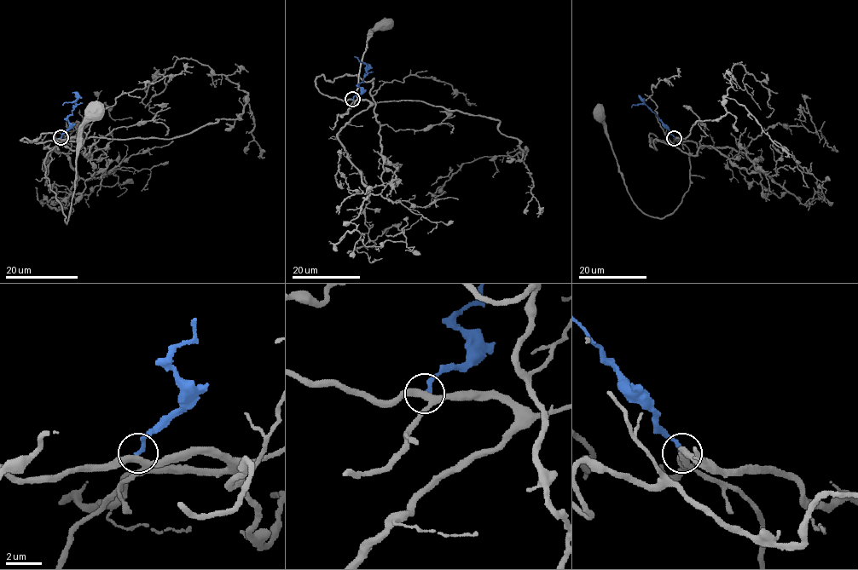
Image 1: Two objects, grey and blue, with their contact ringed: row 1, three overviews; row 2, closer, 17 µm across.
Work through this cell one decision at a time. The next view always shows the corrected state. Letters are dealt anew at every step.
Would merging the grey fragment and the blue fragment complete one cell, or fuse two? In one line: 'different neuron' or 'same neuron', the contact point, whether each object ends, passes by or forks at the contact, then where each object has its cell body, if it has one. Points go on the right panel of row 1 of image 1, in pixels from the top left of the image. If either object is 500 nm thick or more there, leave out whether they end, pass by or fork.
different neuron; place (674, 138); grey forks; blue ends; soma grey (599, 114); soma blue none

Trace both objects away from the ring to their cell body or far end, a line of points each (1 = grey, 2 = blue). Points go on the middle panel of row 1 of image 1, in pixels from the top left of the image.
1: (352, 99), (349, 108), (337, 115), (347, 112), (356, 98), (367, 38), (387, 25)
2: (352, 99), (360, 92), (358, 84), (367, 73), (366, 65), (354, 56)

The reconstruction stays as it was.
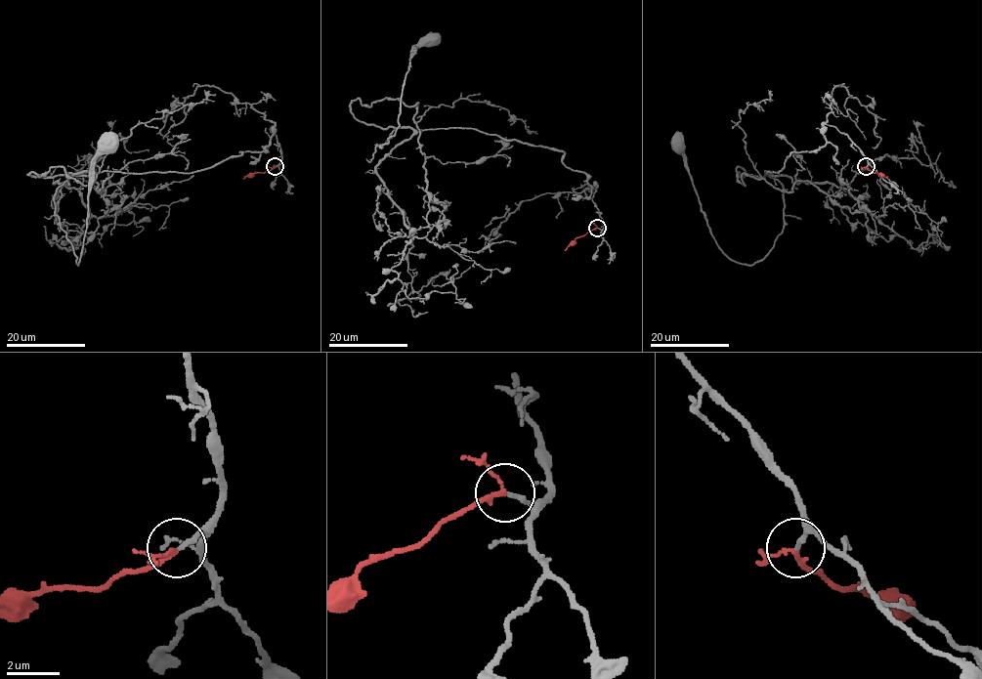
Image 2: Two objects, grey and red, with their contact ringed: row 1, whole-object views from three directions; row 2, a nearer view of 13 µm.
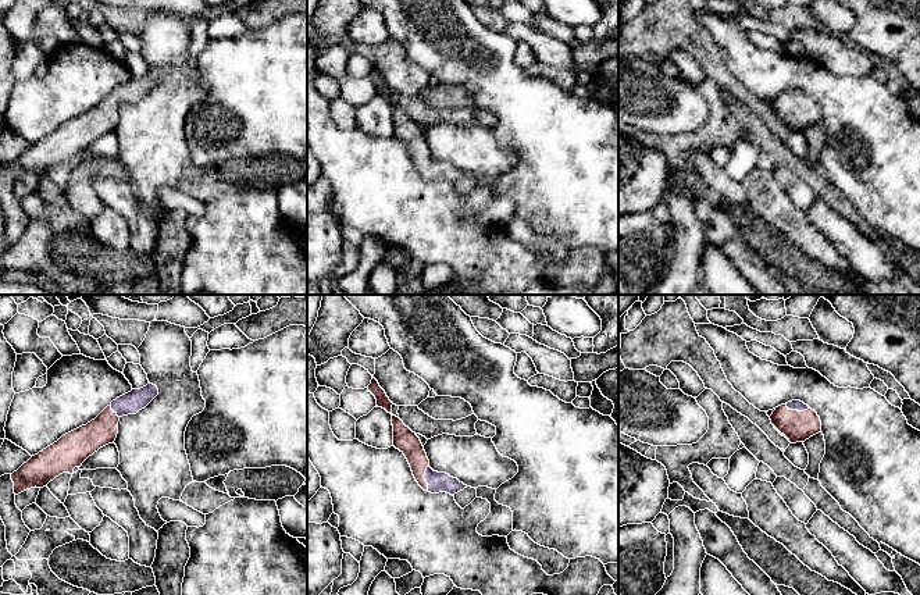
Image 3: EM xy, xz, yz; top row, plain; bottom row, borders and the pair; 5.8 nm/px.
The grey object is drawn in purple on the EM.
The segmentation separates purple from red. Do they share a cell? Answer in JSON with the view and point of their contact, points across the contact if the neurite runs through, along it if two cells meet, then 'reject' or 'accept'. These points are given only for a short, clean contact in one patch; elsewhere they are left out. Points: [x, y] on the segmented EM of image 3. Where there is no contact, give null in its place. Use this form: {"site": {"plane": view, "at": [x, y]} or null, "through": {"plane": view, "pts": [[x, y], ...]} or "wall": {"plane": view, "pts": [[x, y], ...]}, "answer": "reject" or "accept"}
{"site": {"plane": "xz", "at": [424, 477]}, "through": {"plane": "xz", "pts": [[437, 481], [424, 477], [414, 451], [405, 439]]}, "answer": "accept"}

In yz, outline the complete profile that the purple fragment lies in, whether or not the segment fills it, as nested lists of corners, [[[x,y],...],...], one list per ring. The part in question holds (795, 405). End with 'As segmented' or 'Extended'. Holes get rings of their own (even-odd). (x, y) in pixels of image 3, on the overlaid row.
[[[792,400],[775,407],[770,420],[791,443],[805,442],[821,431],[817,413],[800,400]]]. Extended

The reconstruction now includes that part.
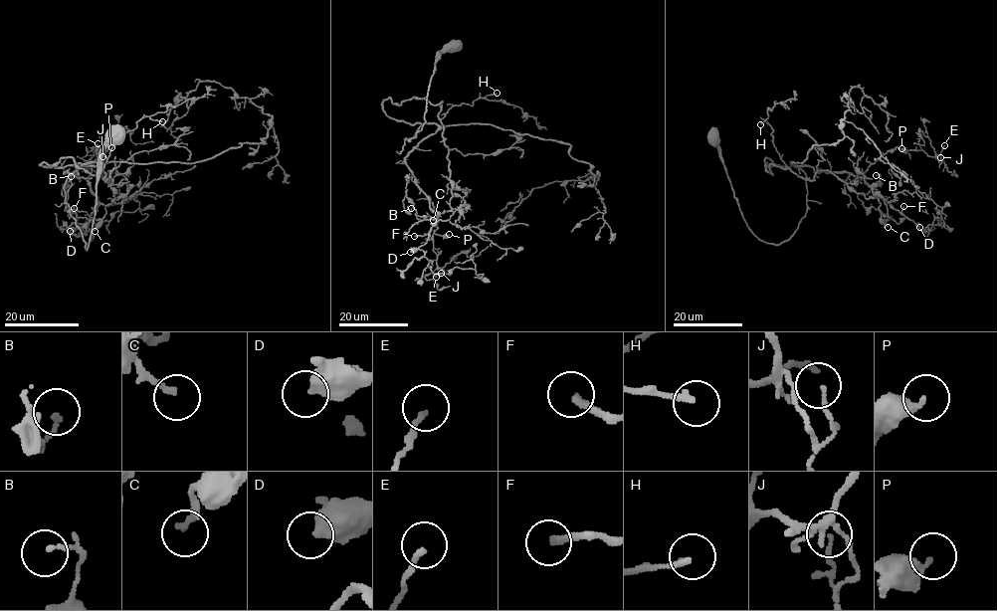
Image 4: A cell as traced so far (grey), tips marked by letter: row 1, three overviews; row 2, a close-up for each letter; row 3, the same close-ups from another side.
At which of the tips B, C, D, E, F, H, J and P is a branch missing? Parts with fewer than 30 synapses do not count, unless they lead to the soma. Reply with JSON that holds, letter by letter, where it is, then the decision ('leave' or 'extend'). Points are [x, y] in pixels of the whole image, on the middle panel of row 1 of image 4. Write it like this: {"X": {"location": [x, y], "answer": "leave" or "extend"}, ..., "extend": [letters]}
{"B": {"location": [411, 208], "answer": "leave"}, "C": {"location": [433, 220], "answer": "leave"}, "D": {"location": [410, 252], "answer": "leave"}, "E": {"location": [436, 277], "answer": "leave"}, "F": {"location": [414, 236], "answer": "extend"}, "H": {"location": [497, 93], "answer": "leave"}, "J": {"location": [441, 273], "answer": "leave"}, "P": {"location": [449, 234], "answer": "leave"}, "extend": ["F"]}

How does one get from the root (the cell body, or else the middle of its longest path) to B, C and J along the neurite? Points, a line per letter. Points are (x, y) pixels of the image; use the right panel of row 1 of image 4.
B: (714, 137), (768, 243), (807, 211), (791, 162), (861, 176), (888, 216), (857, 195), (876, 175)
C: (714, 137), (761, 240), (787, 241), (807, 211), (791, 162), (861, 176), (888, 227)
J: (714, 137), (747, 227), (776, 245), (807, 211), (806, 174), (791, 162), (862, 177), (896, 147), (940, 157)

